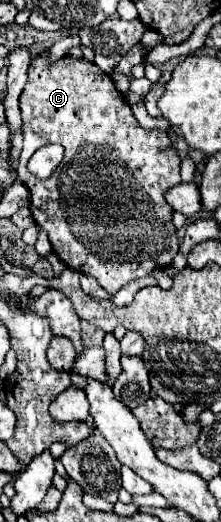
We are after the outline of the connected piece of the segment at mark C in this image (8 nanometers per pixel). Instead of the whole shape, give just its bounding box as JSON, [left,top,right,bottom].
[17,50,181,294]

